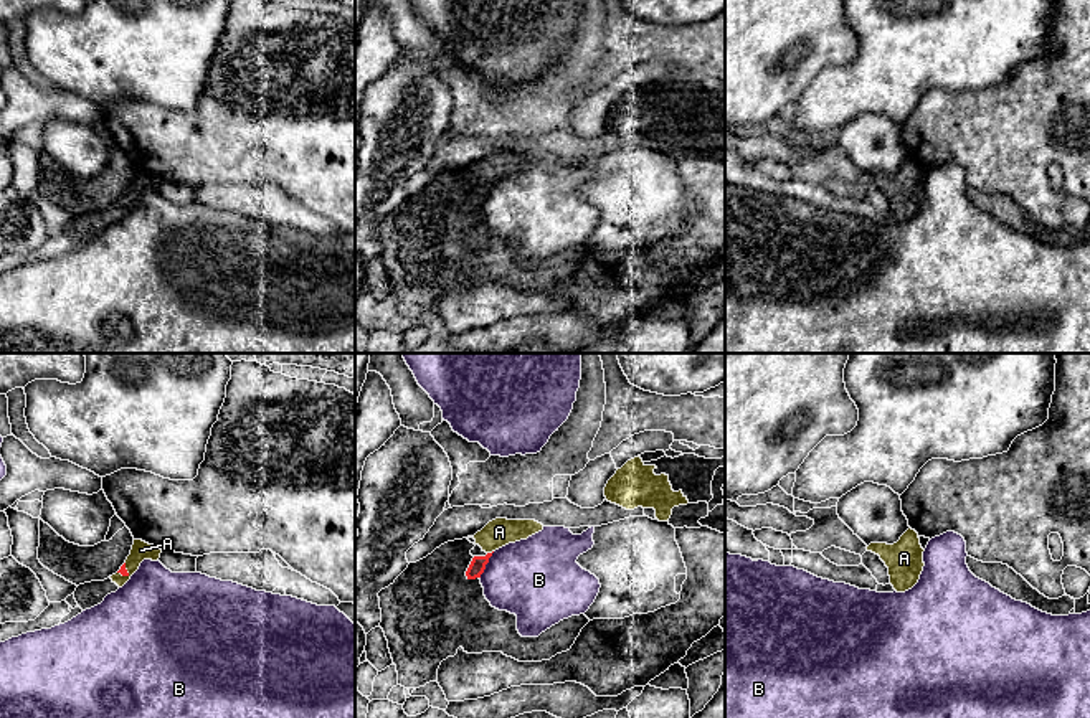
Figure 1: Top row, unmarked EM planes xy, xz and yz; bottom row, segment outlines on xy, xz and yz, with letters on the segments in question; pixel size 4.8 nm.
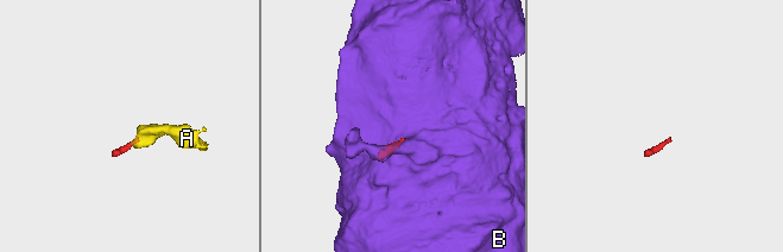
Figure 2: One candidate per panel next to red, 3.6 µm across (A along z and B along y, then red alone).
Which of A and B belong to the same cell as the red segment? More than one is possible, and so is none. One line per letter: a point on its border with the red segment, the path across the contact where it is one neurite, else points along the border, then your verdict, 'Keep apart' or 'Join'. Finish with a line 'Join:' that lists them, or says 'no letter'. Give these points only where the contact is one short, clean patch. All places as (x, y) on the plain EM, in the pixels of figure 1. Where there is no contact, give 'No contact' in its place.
A: Touches red at xz (489, 184). Path across: xz (478, 195), (489, 184), (489, 172), (499, 162). Join
B: Touches red at xz (486, 193). Keep apart
Join: A

